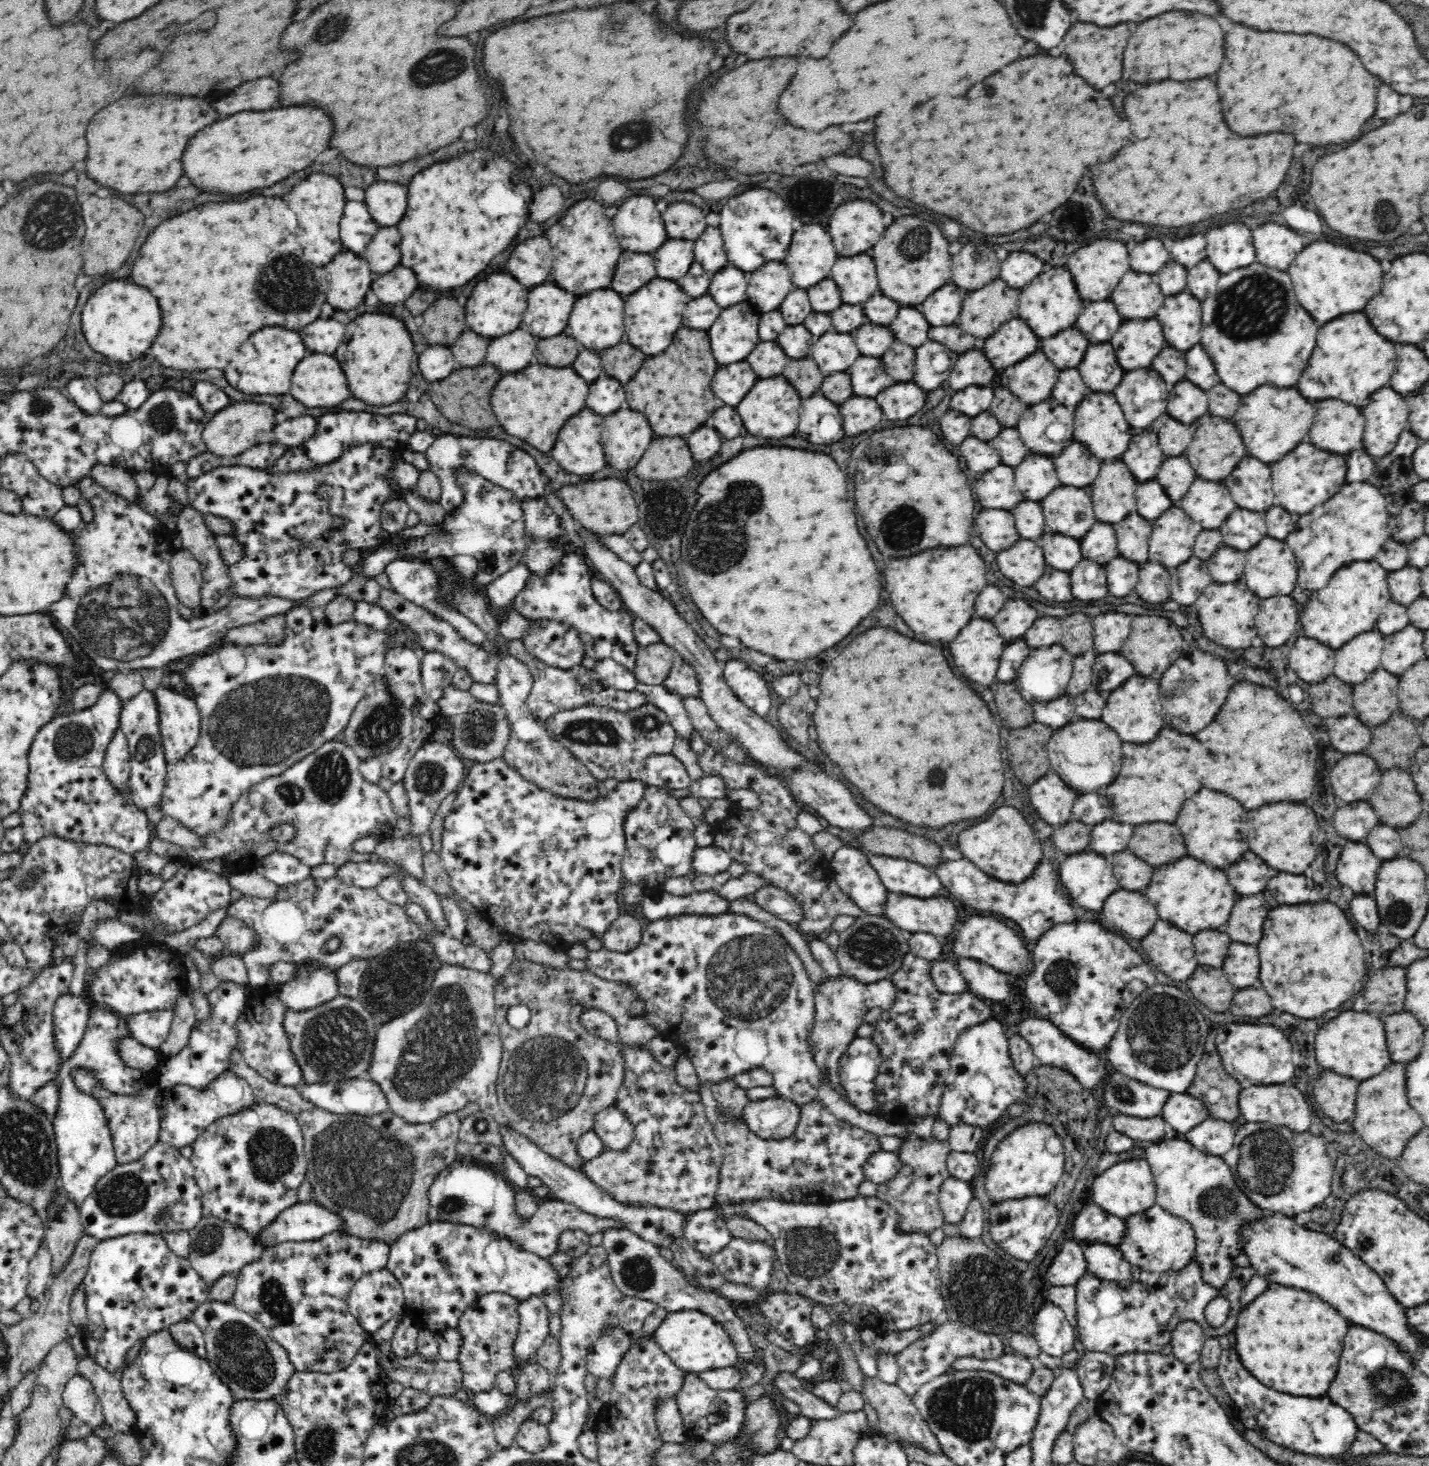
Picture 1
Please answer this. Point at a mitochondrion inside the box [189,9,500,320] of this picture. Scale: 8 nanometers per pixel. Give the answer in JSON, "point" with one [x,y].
{"point":[277,291]}

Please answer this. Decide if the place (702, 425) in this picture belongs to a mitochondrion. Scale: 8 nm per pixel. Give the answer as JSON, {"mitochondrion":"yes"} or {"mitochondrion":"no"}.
{"mitochondrion":"no"}

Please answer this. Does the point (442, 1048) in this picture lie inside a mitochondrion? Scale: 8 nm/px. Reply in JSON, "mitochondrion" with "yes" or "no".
{"mitochondrion":"yes"}

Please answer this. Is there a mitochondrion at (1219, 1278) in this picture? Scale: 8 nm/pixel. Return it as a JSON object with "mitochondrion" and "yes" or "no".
{"mitochondrion":"no"}

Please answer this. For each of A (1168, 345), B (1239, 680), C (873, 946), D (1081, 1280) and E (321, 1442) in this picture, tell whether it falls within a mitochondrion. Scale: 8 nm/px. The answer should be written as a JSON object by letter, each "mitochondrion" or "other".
{"A":"other","B":"other","C":"mitochondrion","D":"other","E":"mitochondrion"}

